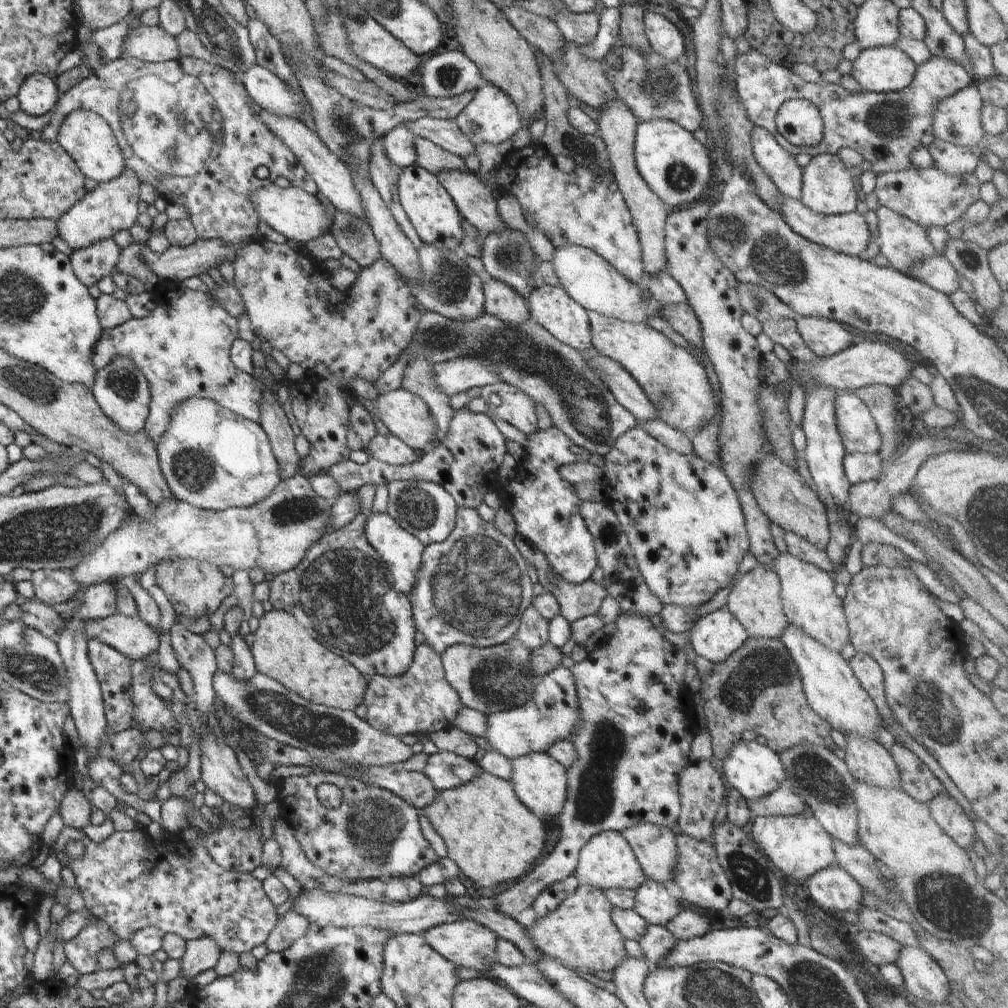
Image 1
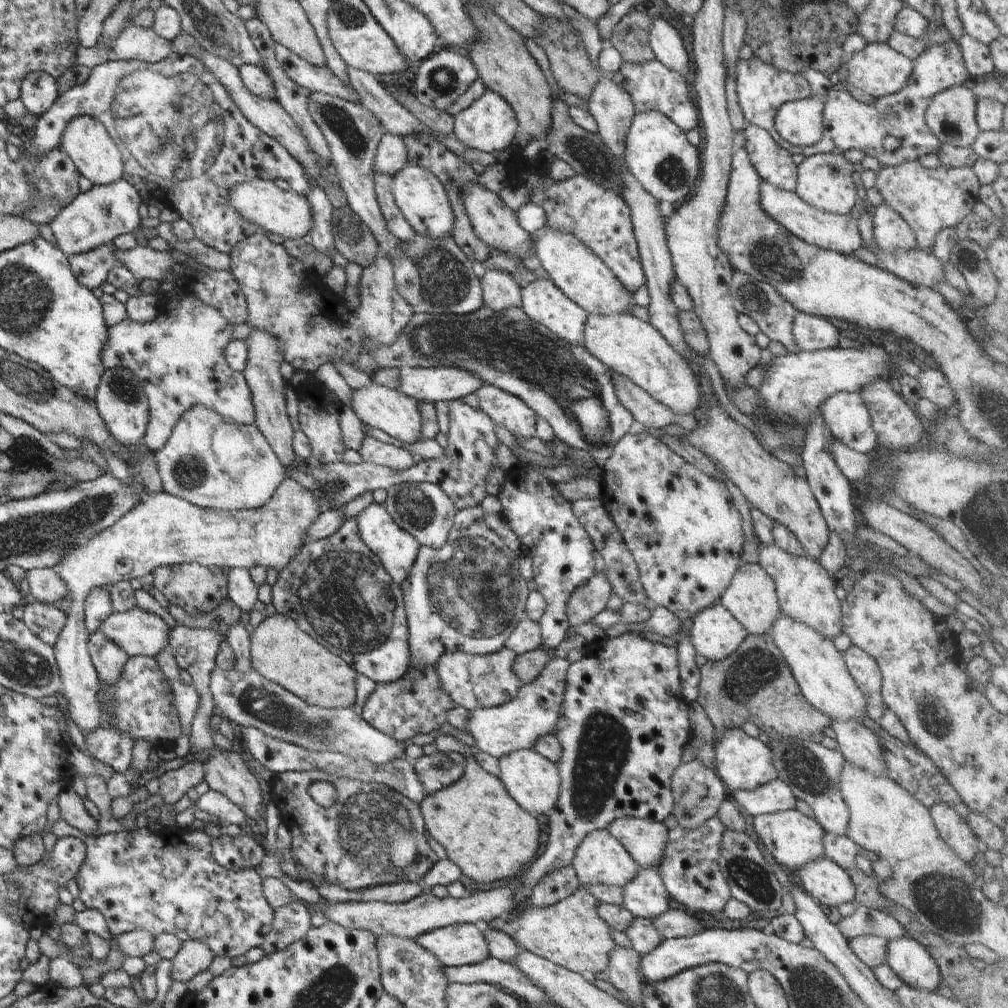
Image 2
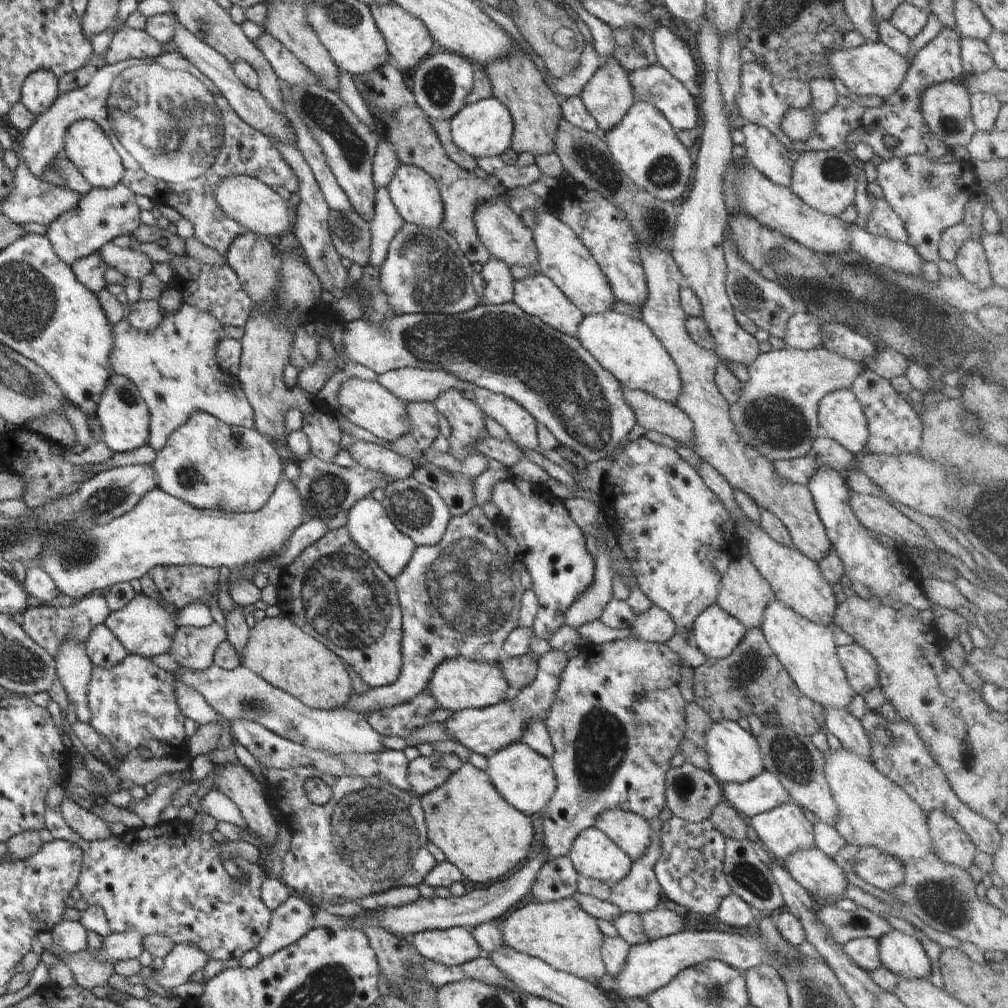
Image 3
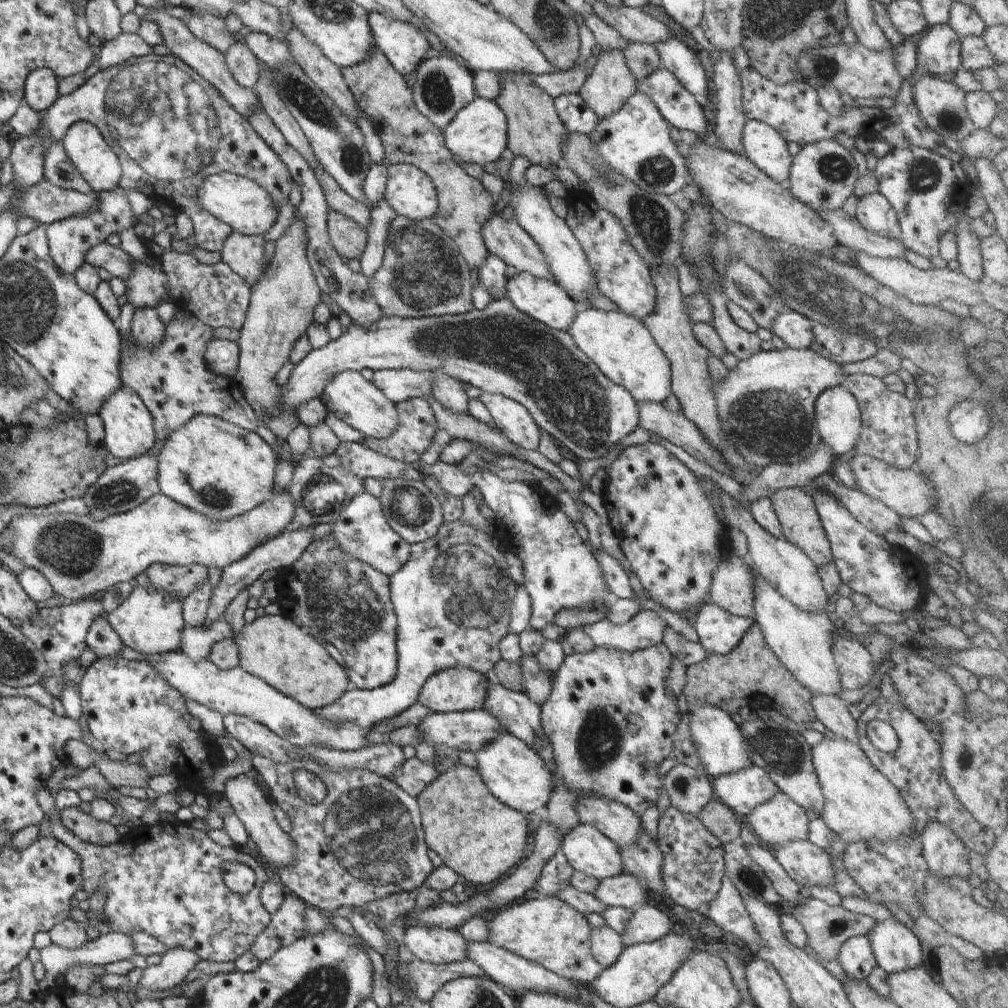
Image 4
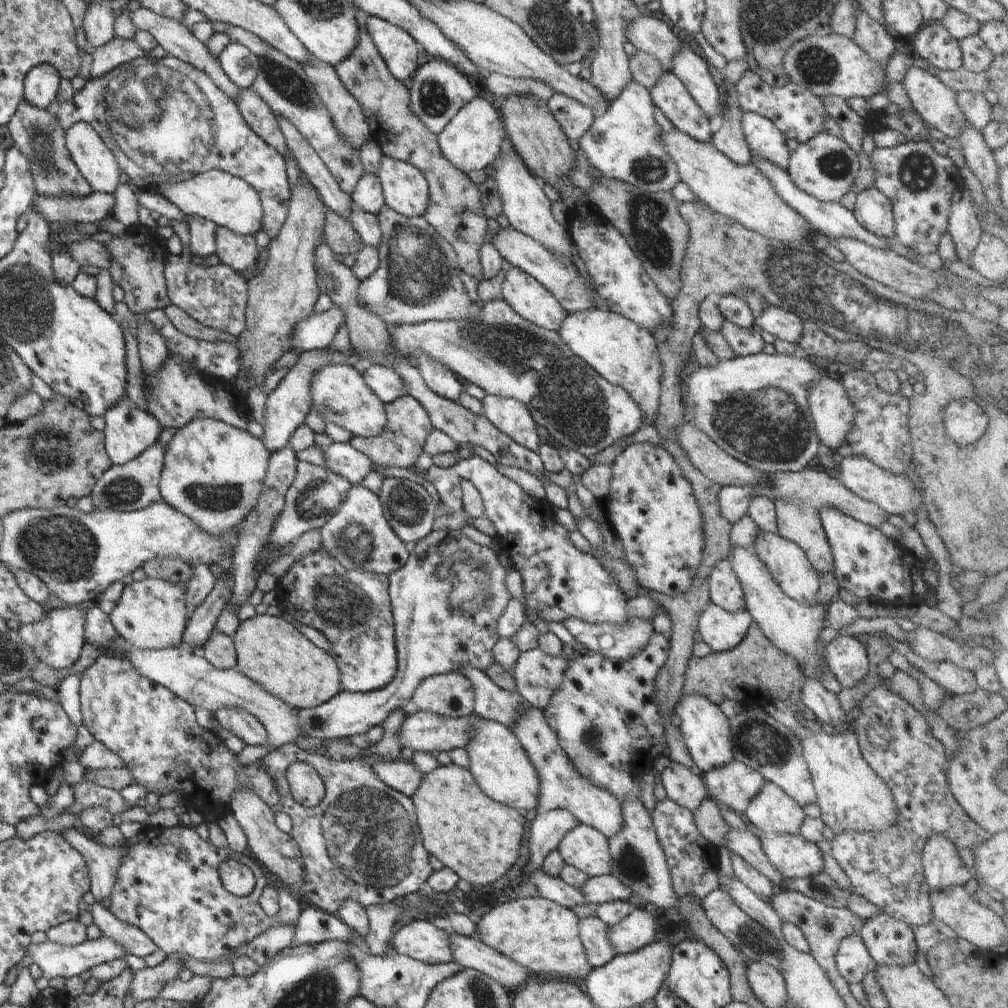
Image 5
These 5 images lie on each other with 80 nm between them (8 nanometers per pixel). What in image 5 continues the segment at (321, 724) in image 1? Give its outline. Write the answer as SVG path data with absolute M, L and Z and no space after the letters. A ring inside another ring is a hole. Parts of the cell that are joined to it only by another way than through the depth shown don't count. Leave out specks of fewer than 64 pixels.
M116 634L116 638L110 638L110 640L112 642L108 644L108 647L95 646L102 656L114 656L114 658L120 658L120 660L124 656L124 660L130 662L142 676L146 676L150 682L164 686L192 707L204 708L204 710L212 713L220 710L220 708L240 708L240 710L250 712L252 717L264 726L268 734L268 742L264 746L252 747L247 745L243 749L243 753L237 755L236 762L240 766L250 766L250 764L261 760L276 748L286 744L295 744L295 742L298 742L298 736L300 738L304 736L302 728L298 726L297 709L284 704L280 698L272 696L270 692L262 690L260 684L256 684L250 678L246 678L244 674L240 674L237 668L218 670L210 662L206 662L198 652L192 652L187 648L140 650L140 648L134 648L120 634Z

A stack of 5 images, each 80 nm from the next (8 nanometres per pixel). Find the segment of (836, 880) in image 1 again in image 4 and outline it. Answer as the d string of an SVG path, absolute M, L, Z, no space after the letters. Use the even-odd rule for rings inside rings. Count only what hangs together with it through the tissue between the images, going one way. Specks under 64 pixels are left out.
M792 840L770 848L783 870L801 888L835 885L829 854L808 840Z

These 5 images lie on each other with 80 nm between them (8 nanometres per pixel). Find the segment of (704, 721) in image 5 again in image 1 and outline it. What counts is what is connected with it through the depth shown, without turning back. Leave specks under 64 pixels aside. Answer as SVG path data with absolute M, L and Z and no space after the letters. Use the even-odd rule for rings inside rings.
M743 738L738 741L724 760L724 776L746 801L760 801L773 793L782 785L787 785L786 771L784 770L779 753L770 746L763 746Z

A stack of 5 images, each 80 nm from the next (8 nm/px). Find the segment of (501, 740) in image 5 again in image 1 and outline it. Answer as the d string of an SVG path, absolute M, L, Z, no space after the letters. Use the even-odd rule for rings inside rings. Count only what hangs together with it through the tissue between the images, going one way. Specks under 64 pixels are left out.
M532 753L512 759L513 775L510 782L514 792L532 814L543 820L556 817L564 808L567 797L567 770L548 753Z

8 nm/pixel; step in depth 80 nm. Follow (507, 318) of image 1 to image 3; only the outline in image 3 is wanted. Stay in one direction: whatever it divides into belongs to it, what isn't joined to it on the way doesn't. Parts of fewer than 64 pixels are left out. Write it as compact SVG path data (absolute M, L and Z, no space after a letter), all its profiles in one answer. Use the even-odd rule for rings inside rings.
M490 259L481 270L481 276L484 279L484 305L501 305L512 303L514 300L513 284L515 278L510 273L510 266L498 259Z

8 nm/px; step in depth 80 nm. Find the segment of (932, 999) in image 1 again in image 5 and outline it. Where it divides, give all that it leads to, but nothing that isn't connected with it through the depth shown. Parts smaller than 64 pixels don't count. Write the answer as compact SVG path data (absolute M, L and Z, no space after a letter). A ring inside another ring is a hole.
M884 913L863 921L858 935L875 963L904 967L919 960L910 926Z

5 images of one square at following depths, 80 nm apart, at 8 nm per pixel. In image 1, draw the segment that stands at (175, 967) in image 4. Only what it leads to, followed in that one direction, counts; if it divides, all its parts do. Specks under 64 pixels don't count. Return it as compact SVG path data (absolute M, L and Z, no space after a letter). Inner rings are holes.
M202 937L187 941L186 952L180 960L180 976L192 977L209 968L215 968L221 952L221 946L213 938Z

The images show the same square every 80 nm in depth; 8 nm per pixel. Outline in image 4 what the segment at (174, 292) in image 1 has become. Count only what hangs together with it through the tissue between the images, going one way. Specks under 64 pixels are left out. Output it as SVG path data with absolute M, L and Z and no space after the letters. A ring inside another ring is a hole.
M190 313L182 318L174 318L170 326L165 326L164 338L154 348L140 348L134 341L130 344L122 343L122 356L120 356L120 380L126 387L134 390L144 406L150 412L154 422L156 443L166 441L166 438L179 427L187 424L194 416L210 415L225 422L230 422L239 428L255 432L260 425L254 410L240 392L237 384L232 379L222 378L206 368L206 360L202 358L202 350L210 340L215 340L212 328L200 322L196 316Z

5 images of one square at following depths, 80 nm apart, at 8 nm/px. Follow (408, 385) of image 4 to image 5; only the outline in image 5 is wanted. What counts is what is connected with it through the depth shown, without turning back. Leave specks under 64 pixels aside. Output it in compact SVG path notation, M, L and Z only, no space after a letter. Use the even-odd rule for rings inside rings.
M371 365L361 375L364 384L378 396L378 400L382 400L382 403L394 402L400 396L408 395L404 388L404 380L400 380L400 376L396 376L396 372L390 368Z

